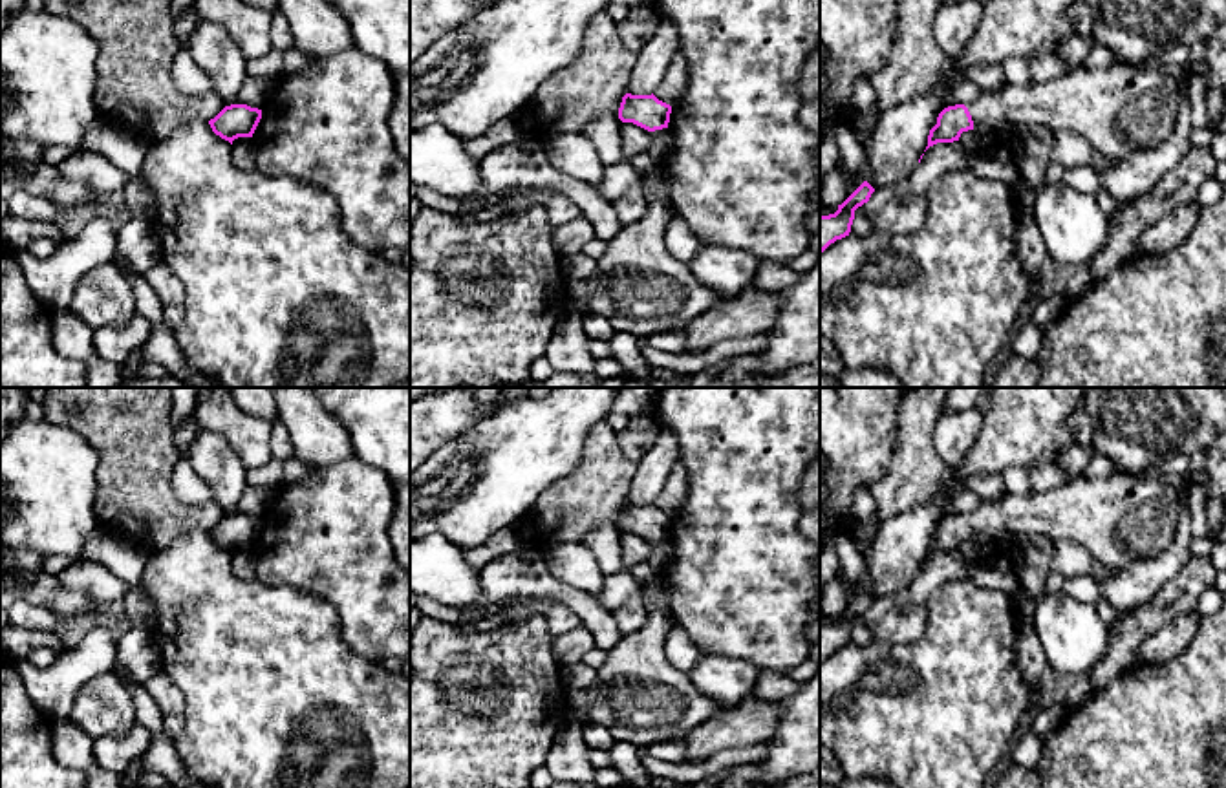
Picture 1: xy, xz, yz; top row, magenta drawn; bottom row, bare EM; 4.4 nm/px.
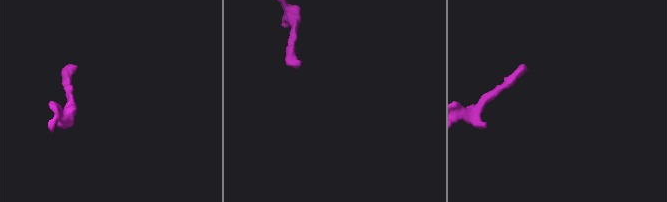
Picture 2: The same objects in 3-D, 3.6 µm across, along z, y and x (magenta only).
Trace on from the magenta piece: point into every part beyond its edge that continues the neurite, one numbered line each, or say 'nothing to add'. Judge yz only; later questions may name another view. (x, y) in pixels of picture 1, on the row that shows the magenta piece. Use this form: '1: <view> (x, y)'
1: yz (1118, 110)

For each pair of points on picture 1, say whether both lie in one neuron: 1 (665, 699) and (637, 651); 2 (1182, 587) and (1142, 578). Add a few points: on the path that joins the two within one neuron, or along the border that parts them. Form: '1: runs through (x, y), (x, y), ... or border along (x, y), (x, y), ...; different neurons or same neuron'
1: runs through (654, 688), (637, 671), (637, 662); same neuron
2: border along (1192, 556), (1150, 598), (1129, 609); different neurons

